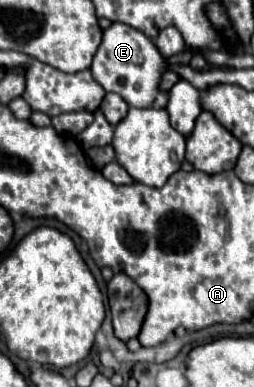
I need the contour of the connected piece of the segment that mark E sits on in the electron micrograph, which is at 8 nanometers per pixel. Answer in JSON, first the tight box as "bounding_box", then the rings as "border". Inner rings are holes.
{"bounding_box":[91,22,167,108],"border":[[[113,22],[103,32],[103,40],[93,56],[91,72],[95,82],[99,82],[105,92],[119,94],[129,104],[129,108],[149,108],[159,92],[159,82],[167,66],[167,60],[161,56],[151,38],[129,24]]]}

